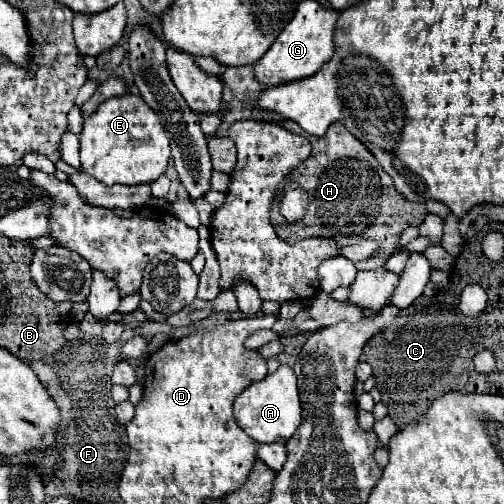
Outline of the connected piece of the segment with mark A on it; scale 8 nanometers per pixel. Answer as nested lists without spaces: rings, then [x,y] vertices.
[[[278,366],[274,374],[266,374],[266,378],[252,382],[246,390],[242,390],[234,400],[234,418],[240,428],[258,444],[262,442],[286,442],[300,424],[300,398],[296,388],[296,376],[290,366]]]

